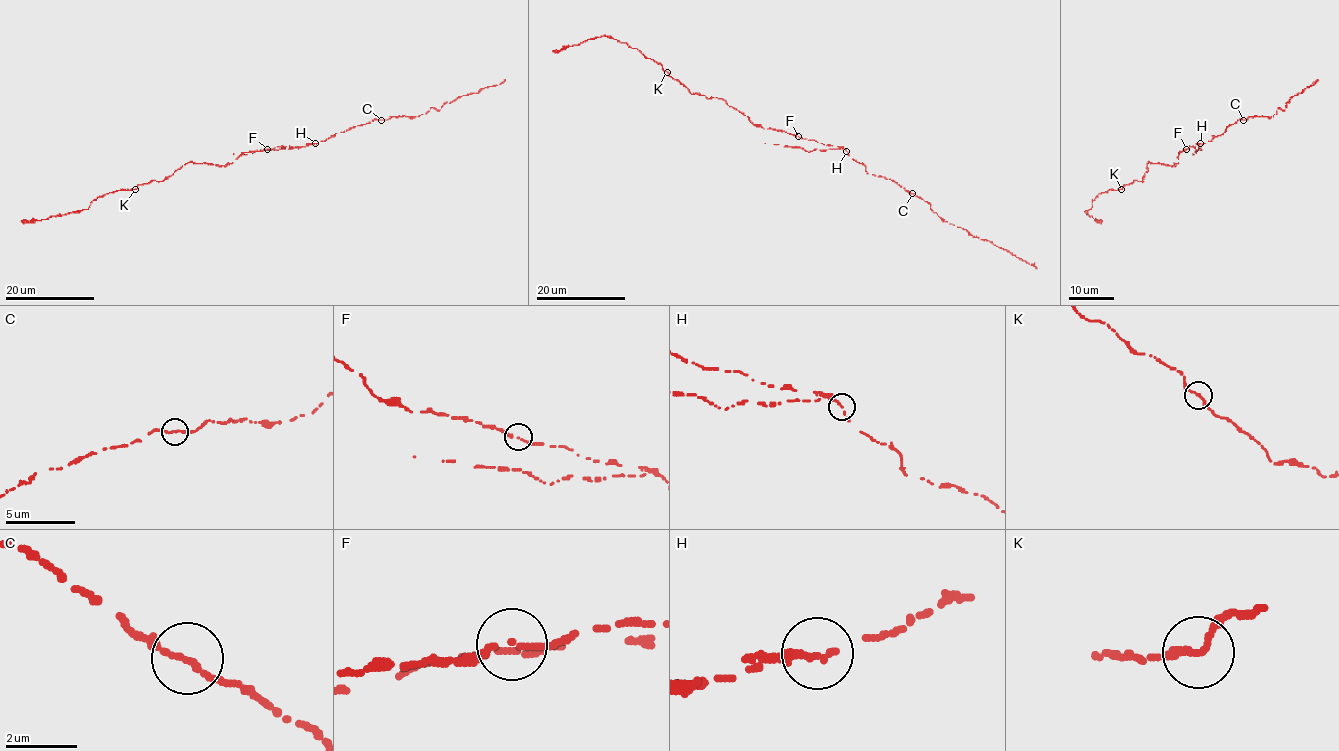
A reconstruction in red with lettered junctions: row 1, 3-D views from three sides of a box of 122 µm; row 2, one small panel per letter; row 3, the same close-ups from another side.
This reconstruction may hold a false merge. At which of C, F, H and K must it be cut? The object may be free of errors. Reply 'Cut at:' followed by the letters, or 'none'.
Cut at: none

